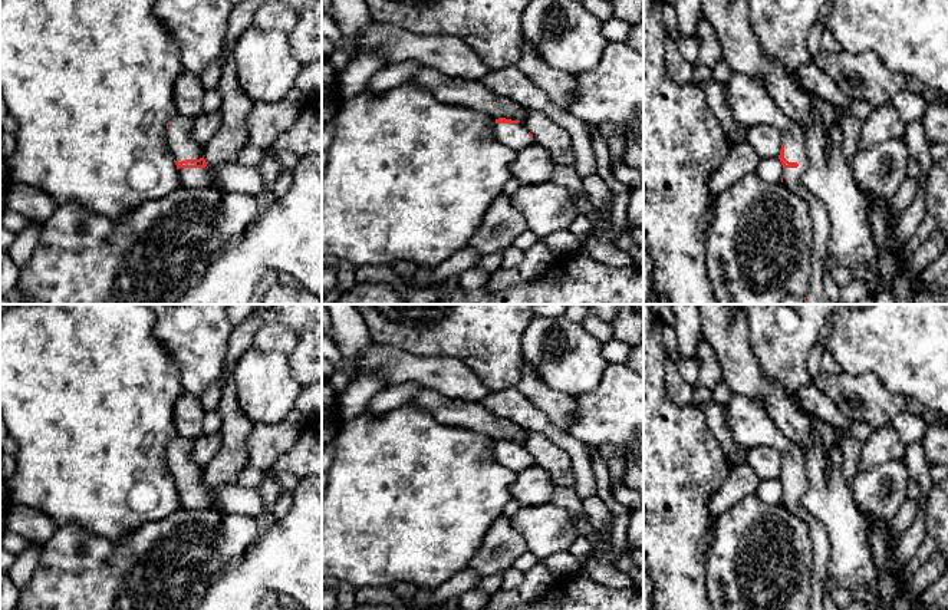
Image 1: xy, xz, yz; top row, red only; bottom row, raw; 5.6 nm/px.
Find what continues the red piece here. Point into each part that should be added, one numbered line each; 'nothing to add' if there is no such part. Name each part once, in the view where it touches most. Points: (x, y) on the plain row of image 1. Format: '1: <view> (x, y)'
1: yz (750, 425)

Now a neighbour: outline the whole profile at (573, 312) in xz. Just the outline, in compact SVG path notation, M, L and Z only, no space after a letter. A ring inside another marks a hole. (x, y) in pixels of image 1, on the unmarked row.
M569 304L566 307L564 317L567 317L570 322L582 323L587 316L587 311L589 311L587 304Z

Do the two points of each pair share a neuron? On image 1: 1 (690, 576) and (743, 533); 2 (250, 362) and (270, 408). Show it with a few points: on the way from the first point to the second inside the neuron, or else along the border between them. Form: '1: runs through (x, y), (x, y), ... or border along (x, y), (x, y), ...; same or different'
1: border along (714, 528), (707, 556), (705, 594); different
2: runs through (256, 373), (265, 383), (266, 396); same

